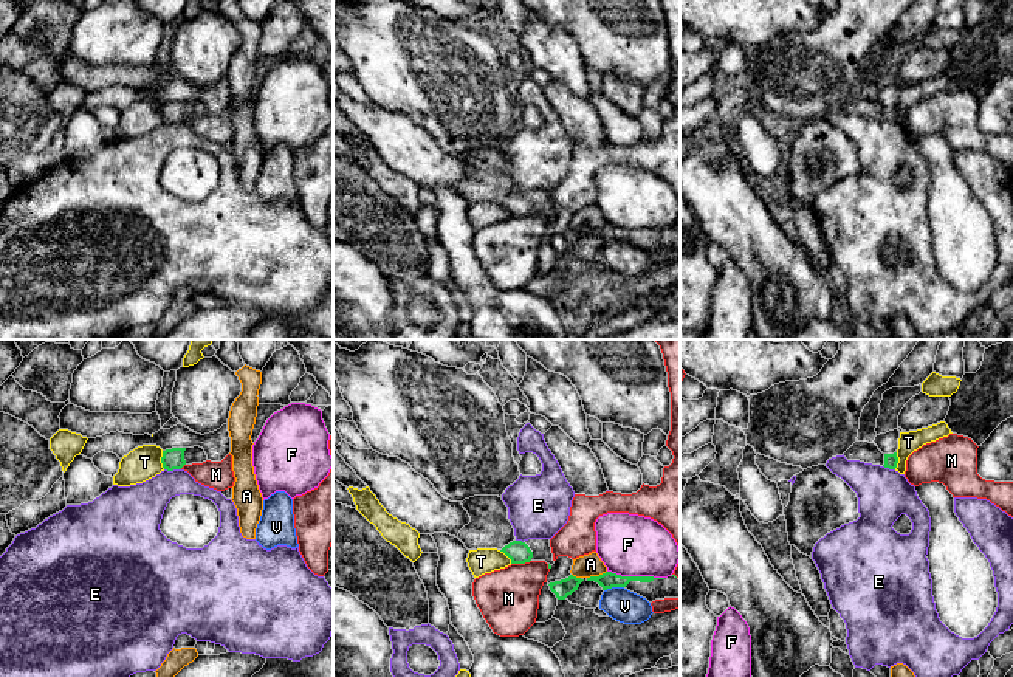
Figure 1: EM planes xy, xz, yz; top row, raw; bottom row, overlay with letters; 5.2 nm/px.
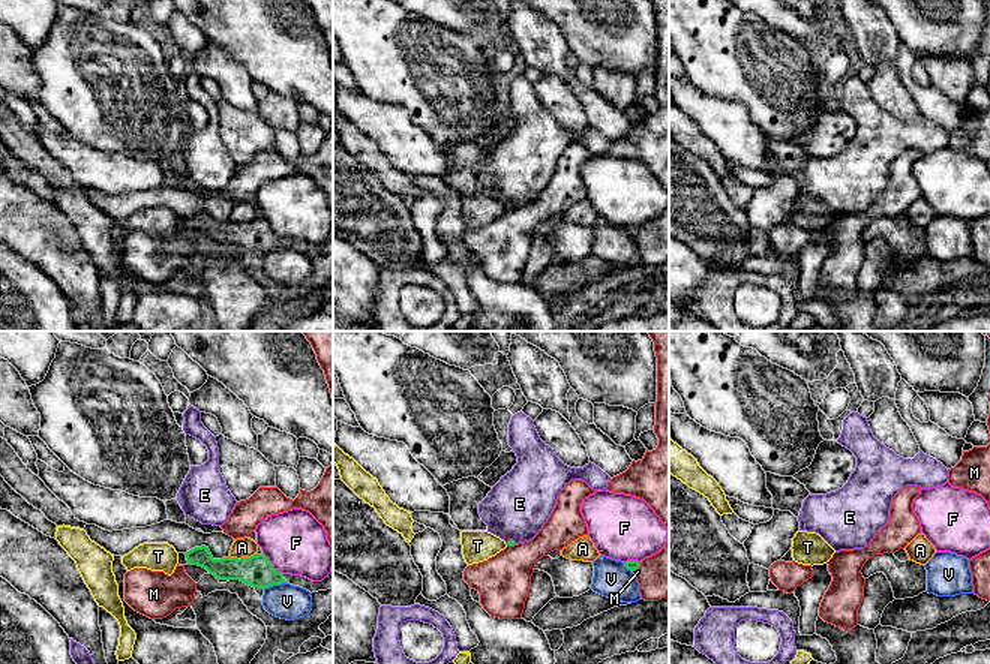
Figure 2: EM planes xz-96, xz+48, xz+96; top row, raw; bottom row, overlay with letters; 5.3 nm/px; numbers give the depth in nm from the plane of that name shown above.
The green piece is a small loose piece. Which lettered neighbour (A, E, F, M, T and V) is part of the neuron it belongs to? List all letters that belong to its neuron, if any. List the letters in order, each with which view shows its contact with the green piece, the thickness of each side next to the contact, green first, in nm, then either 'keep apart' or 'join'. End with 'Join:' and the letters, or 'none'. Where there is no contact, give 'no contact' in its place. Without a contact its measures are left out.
A: xz | 90/120 nm | keep apart
E: xy | 110/240 nm | keep apart
F: xz | 90/320 nm | keep apart
M: xz | 110/320 nm | keep apart
T: xy | 110/180 nm | keep apart
V: xz | 90/170 nm | keep apart
Join: none

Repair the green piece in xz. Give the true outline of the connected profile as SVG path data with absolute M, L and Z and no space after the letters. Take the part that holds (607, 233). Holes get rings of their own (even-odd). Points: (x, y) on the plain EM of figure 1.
M606 225L599 229L590 229L587 234L598 235L603 243L612 240L624 240L649 256L664 251L680 251L680 232L675 228L668 231L654 229L621 229L612 225Z

